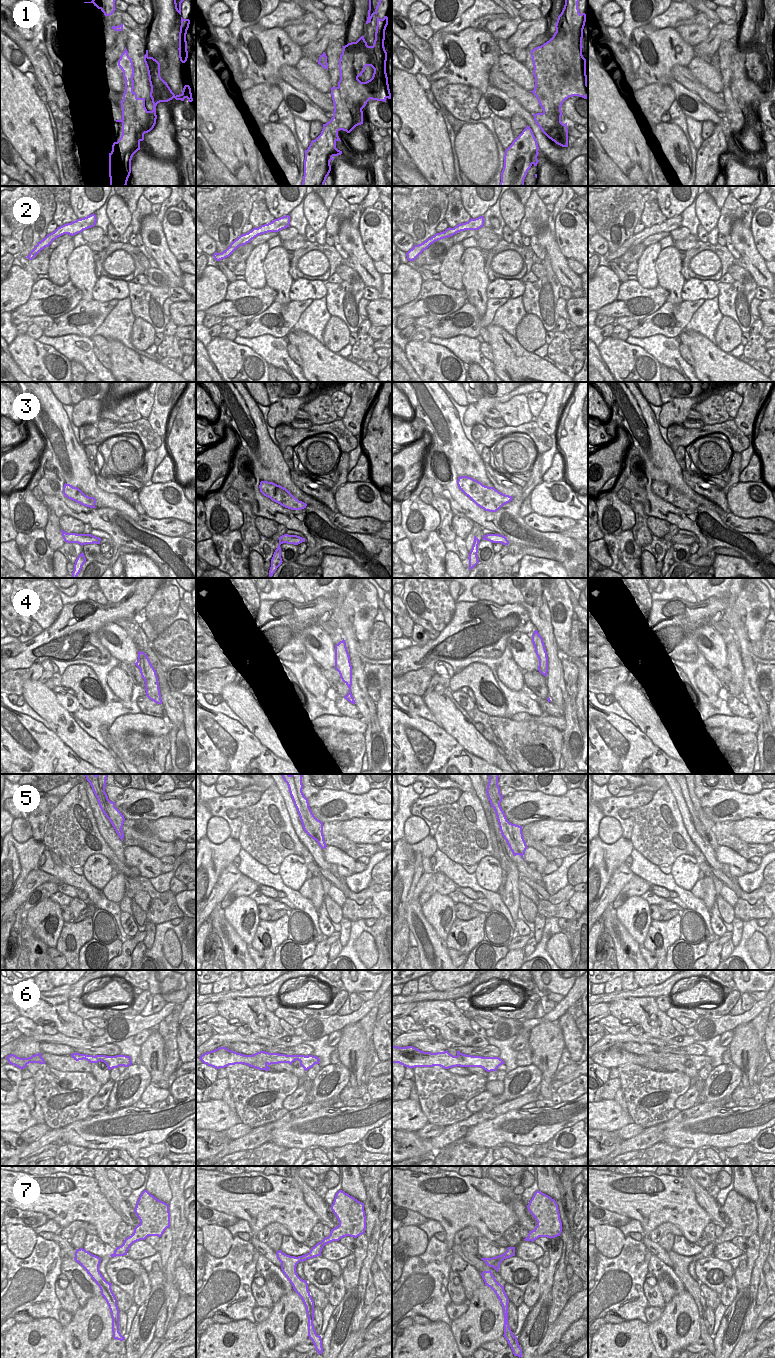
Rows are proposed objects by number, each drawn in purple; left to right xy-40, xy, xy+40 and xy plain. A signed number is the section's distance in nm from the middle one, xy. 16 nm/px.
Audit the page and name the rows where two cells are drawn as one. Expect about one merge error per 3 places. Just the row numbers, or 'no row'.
1, 3, 5

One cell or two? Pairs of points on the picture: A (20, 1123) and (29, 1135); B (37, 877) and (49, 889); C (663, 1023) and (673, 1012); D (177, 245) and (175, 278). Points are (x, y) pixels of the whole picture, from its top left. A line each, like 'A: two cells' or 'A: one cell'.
A: two cells
B: two cells
C: two cells
D: two cells

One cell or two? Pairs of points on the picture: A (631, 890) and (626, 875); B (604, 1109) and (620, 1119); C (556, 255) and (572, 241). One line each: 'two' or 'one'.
A: two
B: one
C: two

